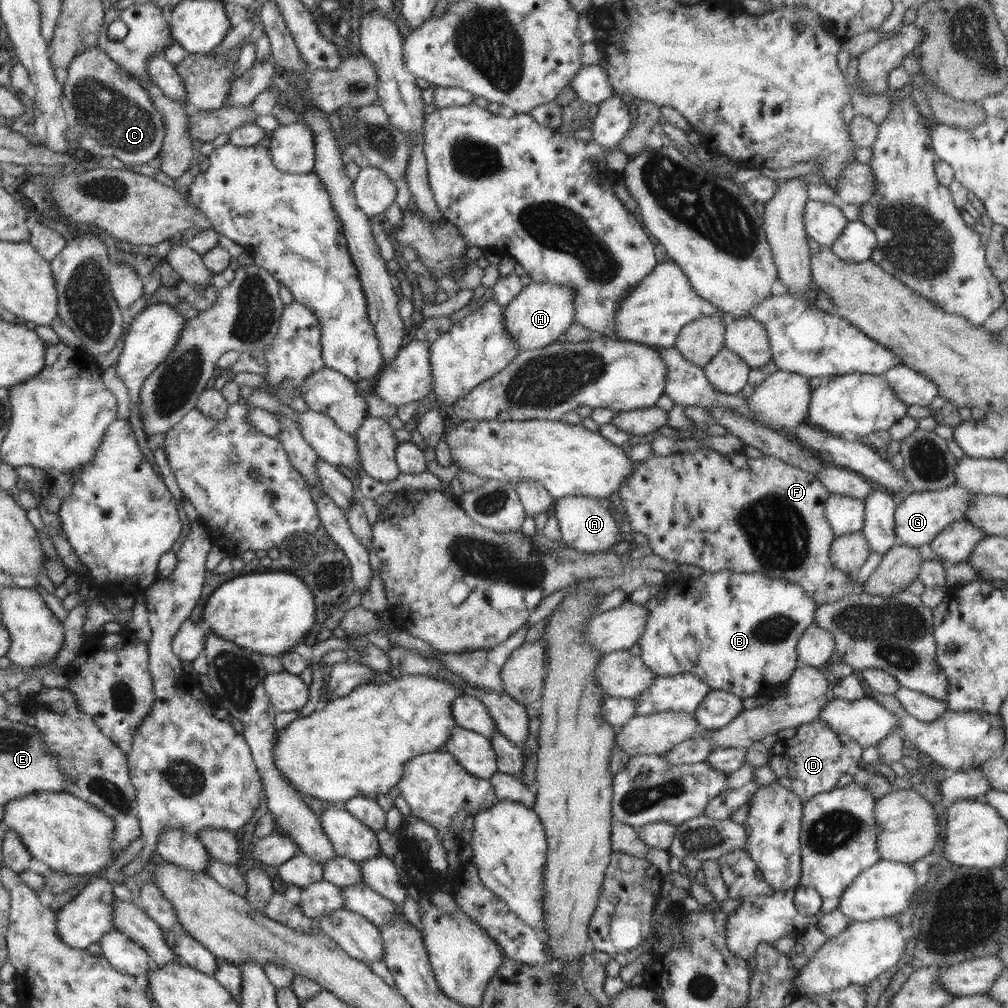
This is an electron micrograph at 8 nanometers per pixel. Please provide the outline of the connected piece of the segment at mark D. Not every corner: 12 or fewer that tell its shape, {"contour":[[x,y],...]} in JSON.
{"contour":[[826,721],[800,724],[766,753],[802,803],[862,764],[863,748]]}

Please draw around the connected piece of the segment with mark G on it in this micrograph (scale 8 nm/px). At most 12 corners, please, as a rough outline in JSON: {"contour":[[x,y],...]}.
{"contour":[[962,486],[916,491],[898,504],[902,545],[932,543],[975,498]]}

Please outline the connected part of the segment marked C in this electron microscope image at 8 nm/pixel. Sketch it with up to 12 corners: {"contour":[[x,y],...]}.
{"contour":[[99,47],[76,54],[62,94],[124,164],[165,138],[148,91]]}

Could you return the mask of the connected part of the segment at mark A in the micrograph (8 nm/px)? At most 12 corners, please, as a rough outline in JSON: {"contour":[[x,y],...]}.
{"contour":[[593,497],[554,500],[566,547],[610,551],[619,516]]}

